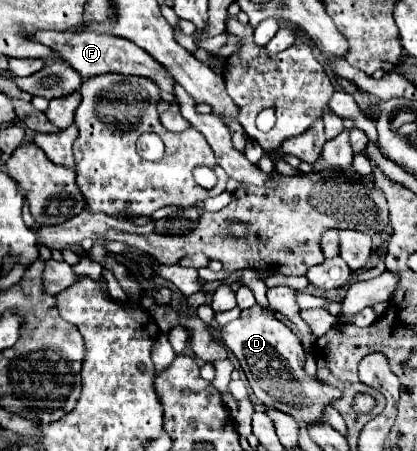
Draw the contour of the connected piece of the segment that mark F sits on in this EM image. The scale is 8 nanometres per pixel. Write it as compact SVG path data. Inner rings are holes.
M38 30L36 34L28 36L34 42L40 42L48 48L52 48L60 60L66 60L70 66L74 66L82 78L94 78L100 74L126 74L126 76L142 76L152 80L162 92L170 92L172 94L172 86L174 86L174 78L168 76L168 70L164 70L164 66L160 66L150 54L144 54L144 50L140 50L134 42L126 42L124 38L116 38L112 34L102 34L102 32L94 32L94 30L76 30L76 32L56 32L56 30Z

